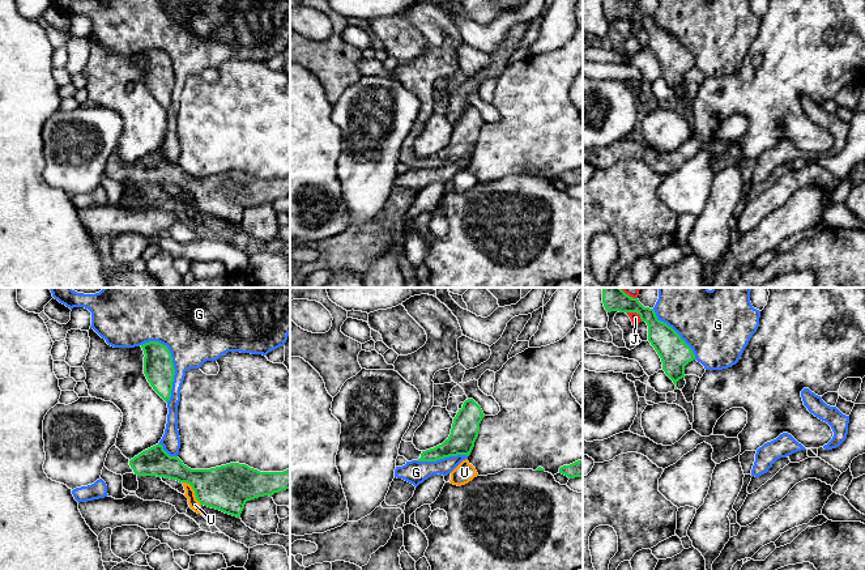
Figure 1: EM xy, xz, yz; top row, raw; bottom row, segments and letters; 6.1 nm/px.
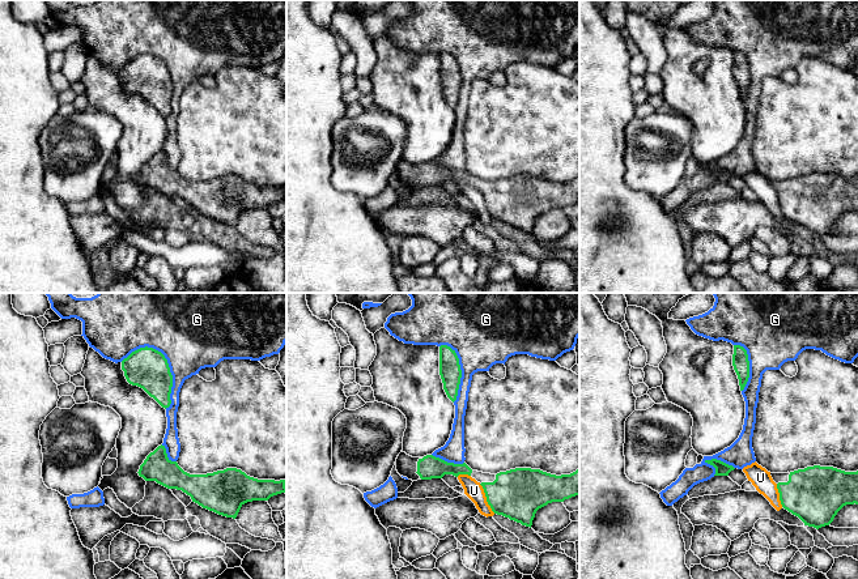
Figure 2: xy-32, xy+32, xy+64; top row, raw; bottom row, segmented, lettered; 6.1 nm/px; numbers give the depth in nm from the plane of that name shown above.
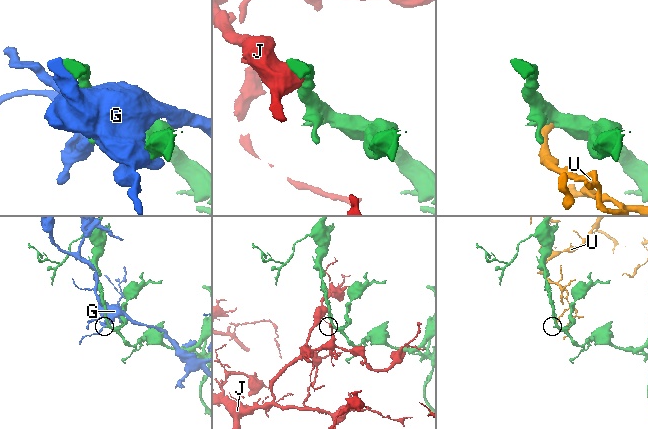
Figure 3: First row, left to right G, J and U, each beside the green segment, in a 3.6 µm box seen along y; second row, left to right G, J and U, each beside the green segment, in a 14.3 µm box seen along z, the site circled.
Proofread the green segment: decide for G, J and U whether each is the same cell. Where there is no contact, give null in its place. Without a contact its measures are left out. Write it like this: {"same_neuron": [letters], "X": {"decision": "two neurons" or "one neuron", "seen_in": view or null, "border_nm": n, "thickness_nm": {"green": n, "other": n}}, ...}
{"same_neuron": [], "G": {"decision": "two neurons", "seen_in": "xy", "border_nm": 400, "thickness_nm": {"green": 190, "other": 380}}, "J": {"decision": "two neurons", "seen_in": "yz", "border_nm": 120, "thickness_nm": {"green": 170, "other": 60}}, "U": {"decision": "two neurons", "seen_in": "xy", "border_nm": 190, "thickness_nm": {"green": 280, "other": 70}}}

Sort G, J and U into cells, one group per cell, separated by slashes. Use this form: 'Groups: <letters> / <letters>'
Groups: G / J / U

